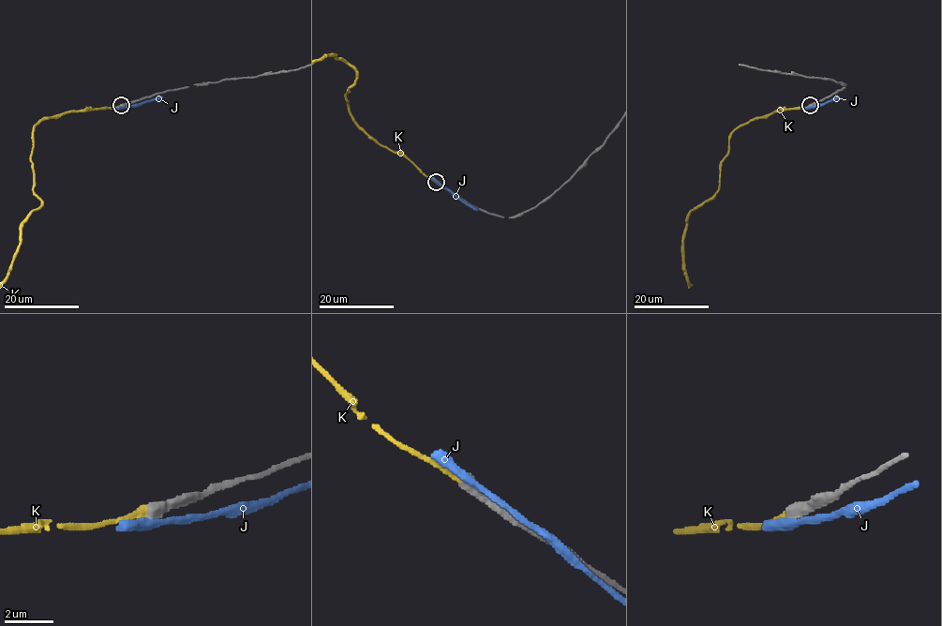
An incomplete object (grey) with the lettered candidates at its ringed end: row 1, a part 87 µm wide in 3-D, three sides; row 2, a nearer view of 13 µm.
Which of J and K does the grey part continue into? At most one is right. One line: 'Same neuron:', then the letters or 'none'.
Same neuron: K

